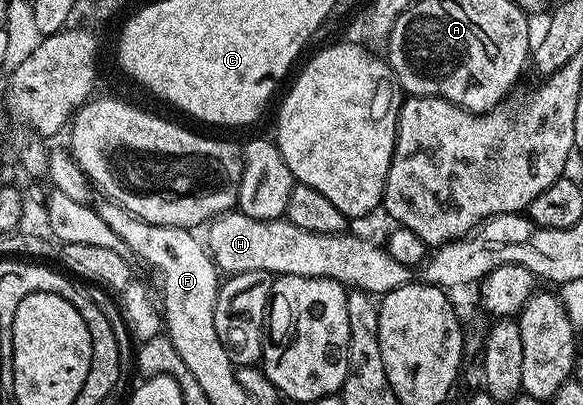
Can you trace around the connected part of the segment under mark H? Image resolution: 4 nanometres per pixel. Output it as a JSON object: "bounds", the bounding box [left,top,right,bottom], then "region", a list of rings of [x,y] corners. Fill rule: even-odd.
{"bounds":[207,210,410,298],"region":[[[239,210],[224,212],[208,225],[207,247],[213,263],[222,273],[263,270],[277,276],[314,276],[331,278],[346,289],[360,290],[380,298],[399,286],[410,283],[410,269],[403,262],[391,258],[380,243],[372,244],[361,236],[345,232],[312,232],[295,226],[287,218],[260,220],[247,218]]]}

